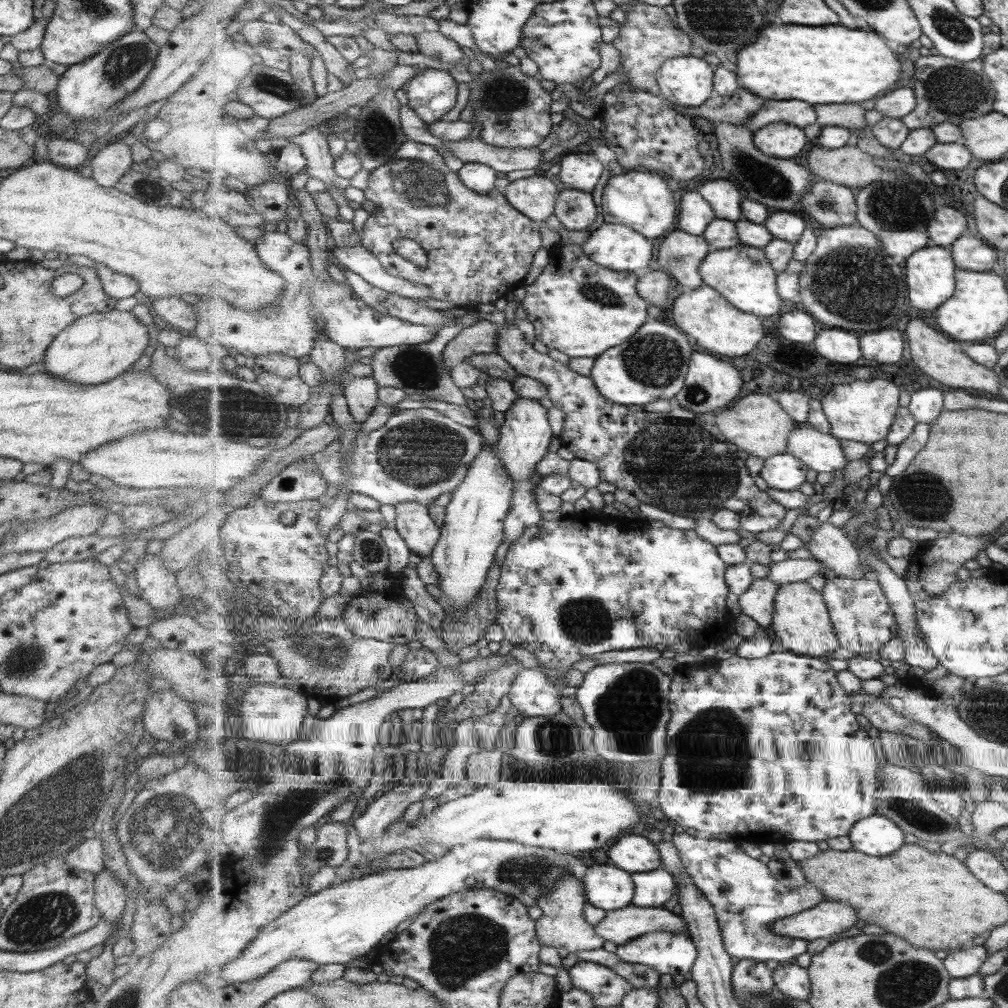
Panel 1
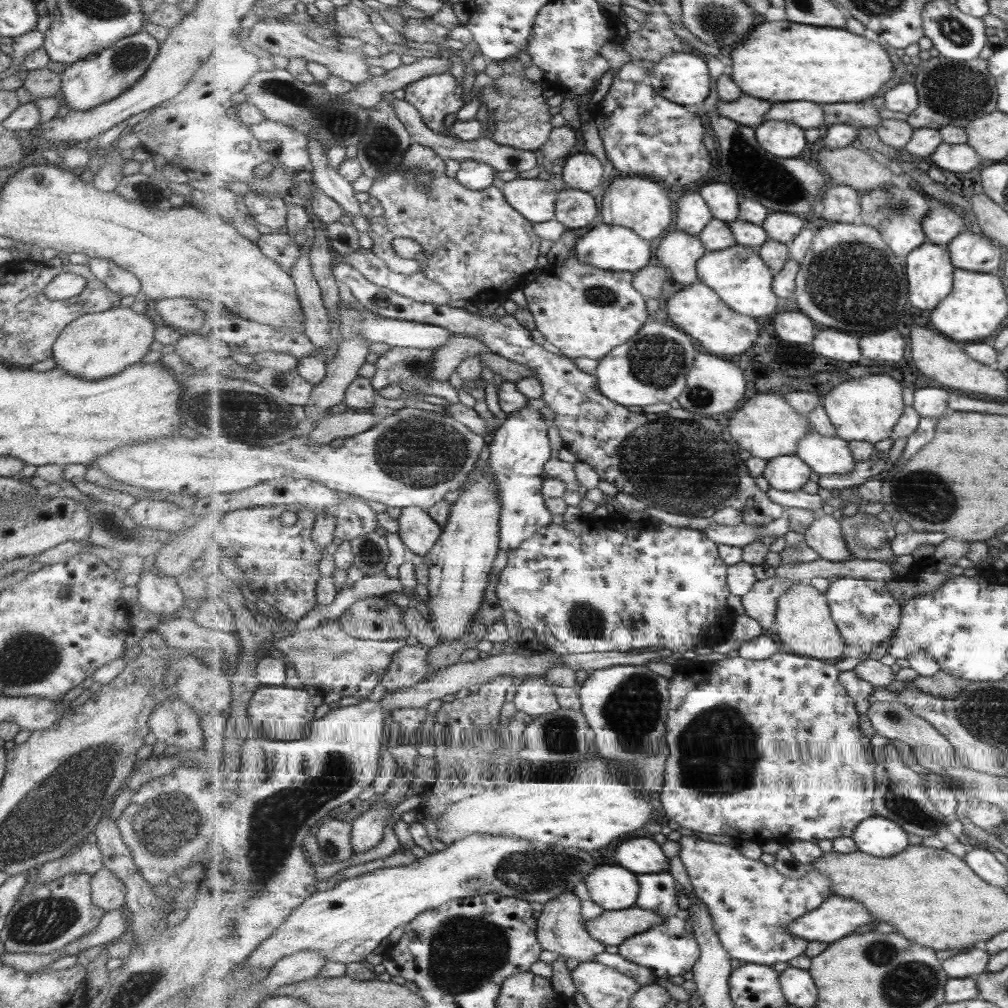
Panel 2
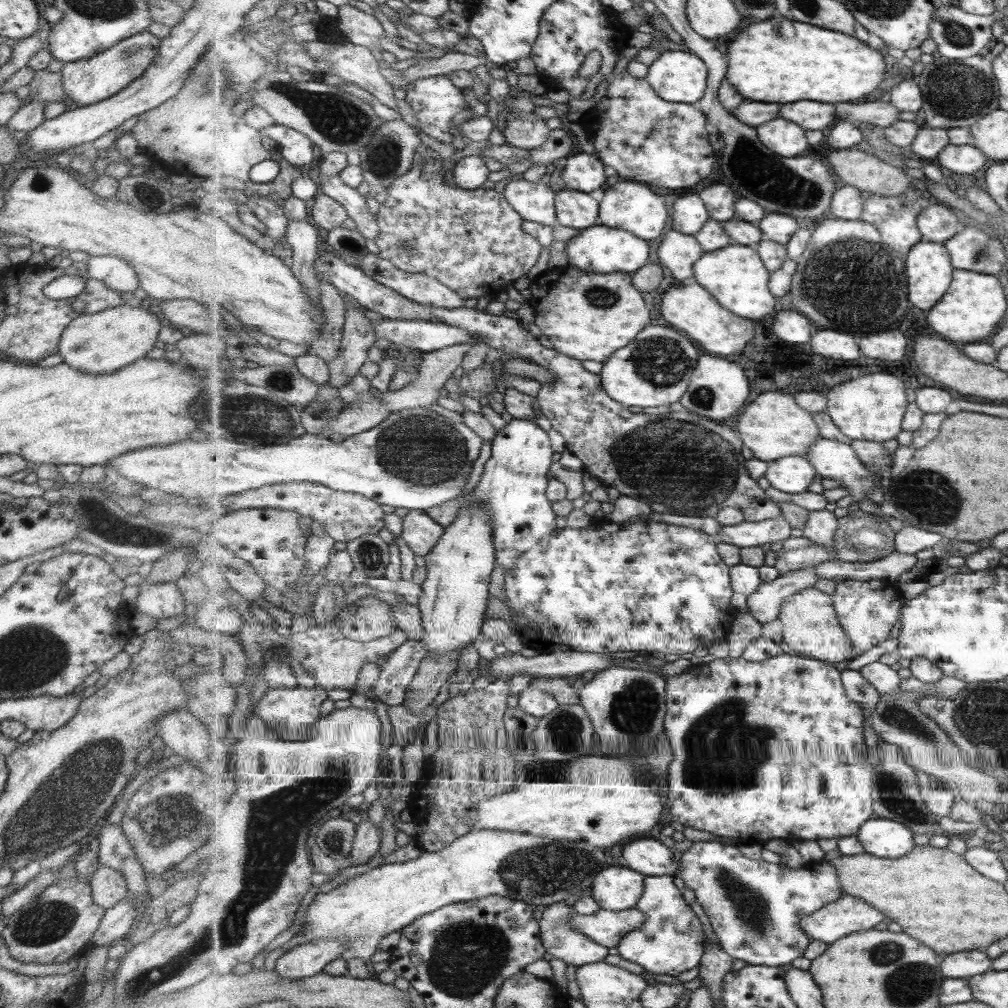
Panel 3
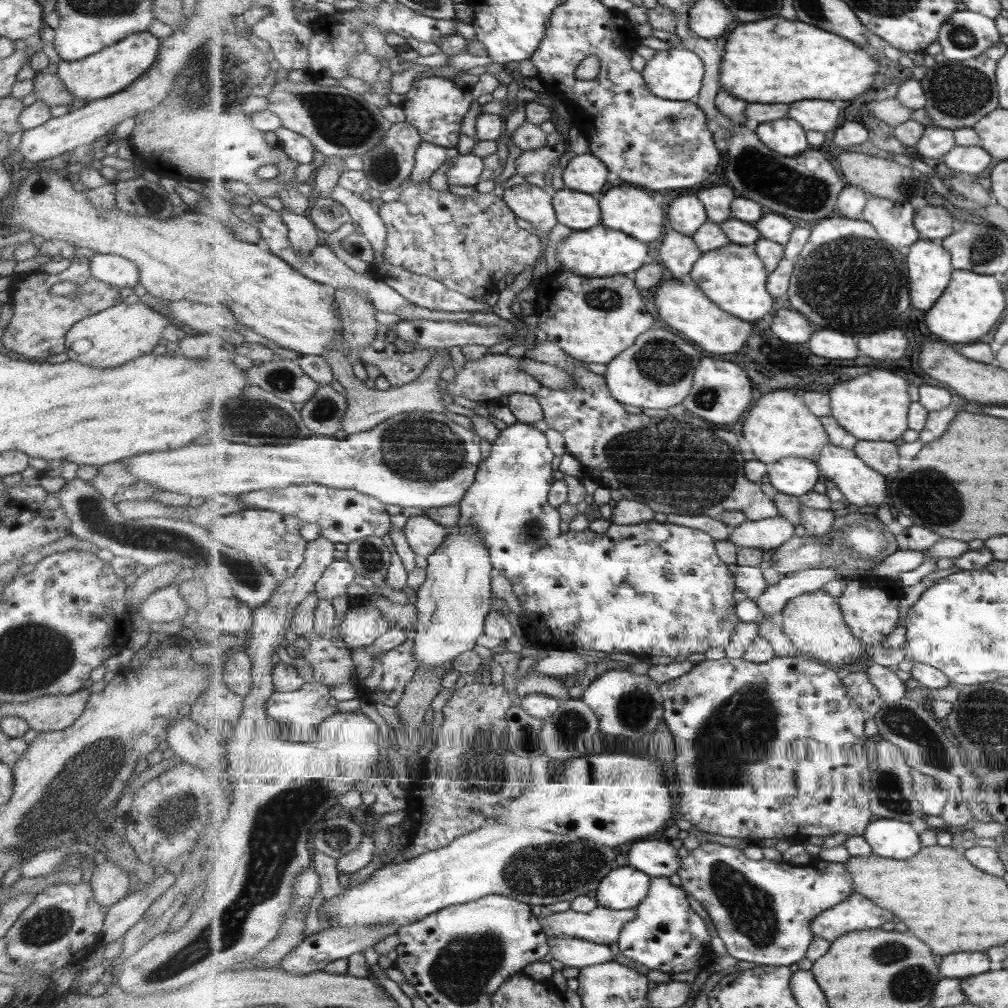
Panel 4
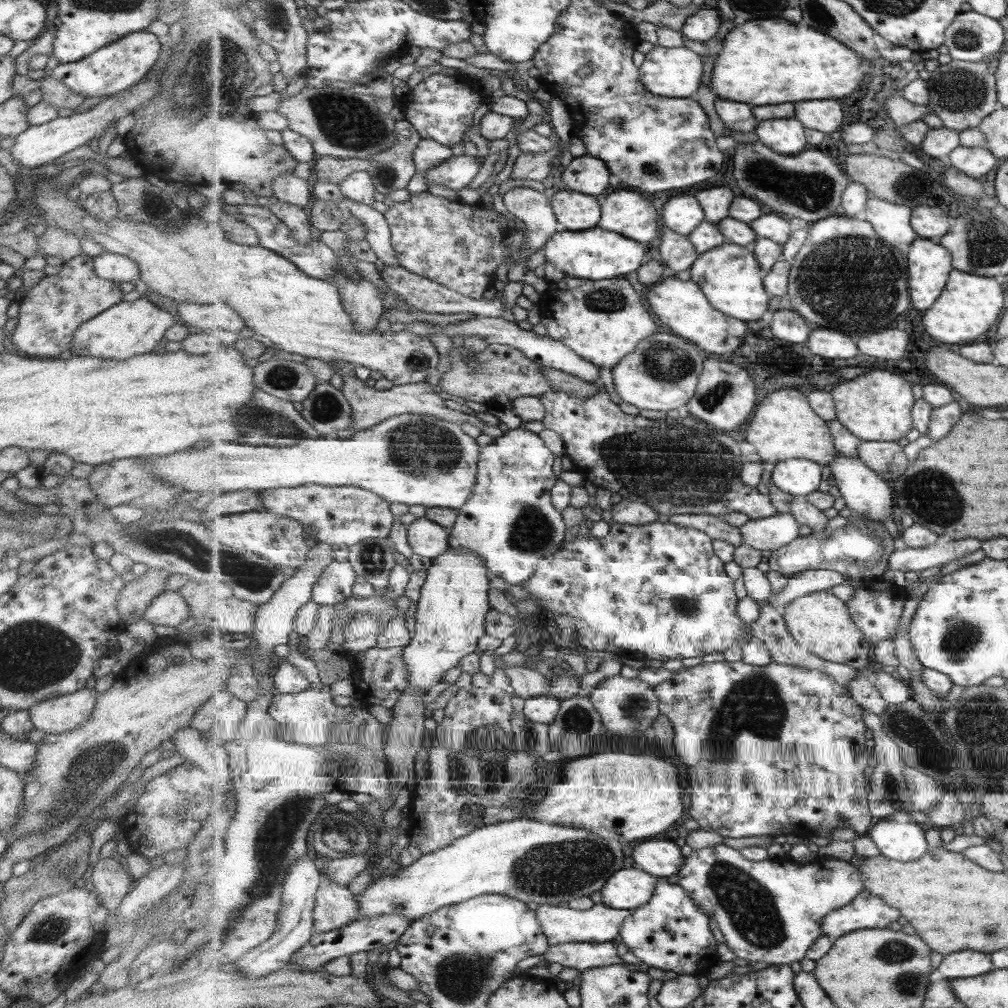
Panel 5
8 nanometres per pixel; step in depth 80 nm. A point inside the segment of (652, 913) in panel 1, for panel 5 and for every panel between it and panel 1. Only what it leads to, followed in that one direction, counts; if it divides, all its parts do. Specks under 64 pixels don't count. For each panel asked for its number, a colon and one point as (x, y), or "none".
2: (613, 928)
3: (608, 928)
4: (604, 926)
5: (602, 923)

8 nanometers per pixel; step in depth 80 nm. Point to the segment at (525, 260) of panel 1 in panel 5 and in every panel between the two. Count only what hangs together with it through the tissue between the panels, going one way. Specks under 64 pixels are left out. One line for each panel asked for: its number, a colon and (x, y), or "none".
2: (479, 248)
3: (473, 241)
4: (470, 244)
5: (462, 246)

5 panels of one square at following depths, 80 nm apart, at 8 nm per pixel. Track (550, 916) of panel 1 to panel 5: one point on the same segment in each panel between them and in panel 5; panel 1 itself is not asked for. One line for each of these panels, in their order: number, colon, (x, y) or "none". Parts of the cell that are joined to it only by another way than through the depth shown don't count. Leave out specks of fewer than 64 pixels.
2: (562, 928)
3: (562, 942)
4: (577, 953)
5: (582, 956)

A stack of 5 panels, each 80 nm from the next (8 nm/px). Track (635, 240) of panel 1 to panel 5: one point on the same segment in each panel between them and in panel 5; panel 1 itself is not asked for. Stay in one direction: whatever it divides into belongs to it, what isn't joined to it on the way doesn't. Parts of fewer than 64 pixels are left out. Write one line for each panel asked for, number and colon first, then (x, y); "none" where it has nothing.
2: (615, 248)
3: (599, 249)
4: (601, 251)
5: (595, 254)

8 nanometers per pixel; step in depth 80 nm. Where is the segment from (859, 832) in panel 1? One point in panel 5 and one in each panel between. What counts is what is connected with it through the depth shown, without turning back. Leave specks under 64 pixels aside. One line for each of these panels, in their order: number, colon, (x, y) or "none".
2: (878, 836)
3: (889, 839)
4: (896, 839)
5: (905, 842)

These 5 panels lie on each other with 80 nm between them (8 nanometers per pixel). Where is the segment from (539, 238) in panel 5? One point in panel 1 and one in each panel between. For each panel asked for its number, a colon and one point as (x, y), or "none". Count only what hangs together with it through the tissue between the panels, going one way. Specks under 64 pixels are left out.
1: (536, 197)
2: (536, 199)
3: (535, 201)
4: (534, 204)

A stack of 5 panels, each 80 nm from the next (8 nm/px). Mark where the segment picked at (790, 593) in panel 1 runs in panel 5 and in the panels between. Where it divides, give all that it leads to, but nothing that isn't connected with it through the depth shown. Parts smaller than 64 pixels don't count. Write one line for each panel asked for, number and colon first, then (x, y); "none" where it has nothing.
2: (805, 626)
3: (811, 628)
4: (814, 621)
5: (820, 622)

